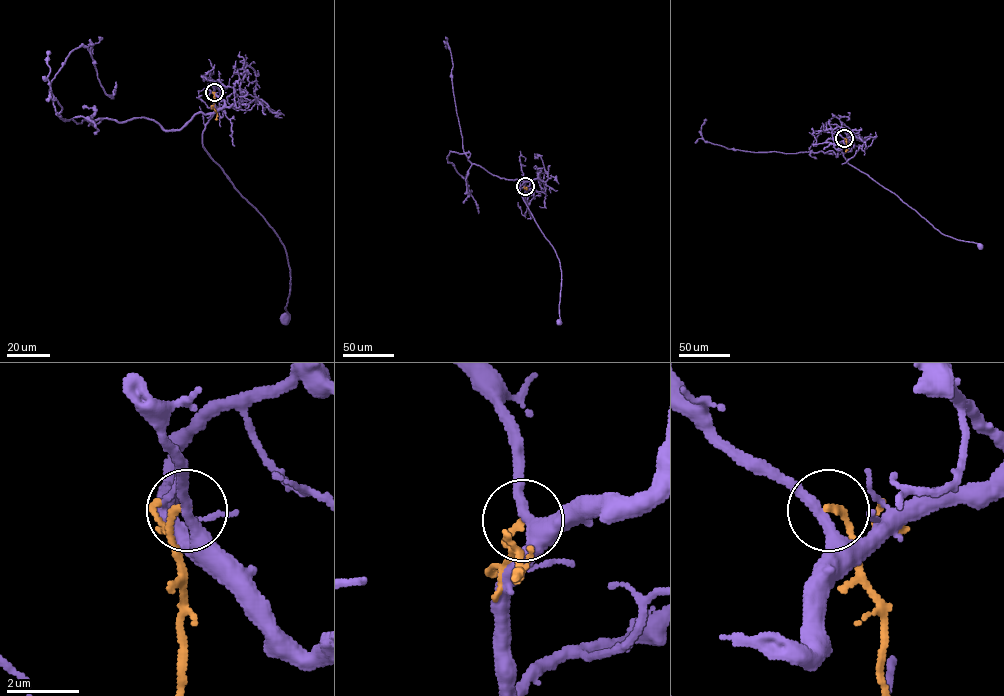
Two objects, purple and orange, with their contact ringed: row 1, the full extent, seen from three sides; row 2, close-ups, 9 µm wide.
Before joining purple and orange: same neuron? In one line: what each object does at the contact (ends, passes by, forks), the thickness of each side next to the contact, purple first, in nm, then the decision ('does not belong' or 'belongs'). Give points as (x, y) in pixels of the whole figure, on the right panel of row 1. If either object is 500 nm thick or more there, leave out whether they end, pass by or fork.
purple passes by | orange ends | 280/190 nm | does not belong

